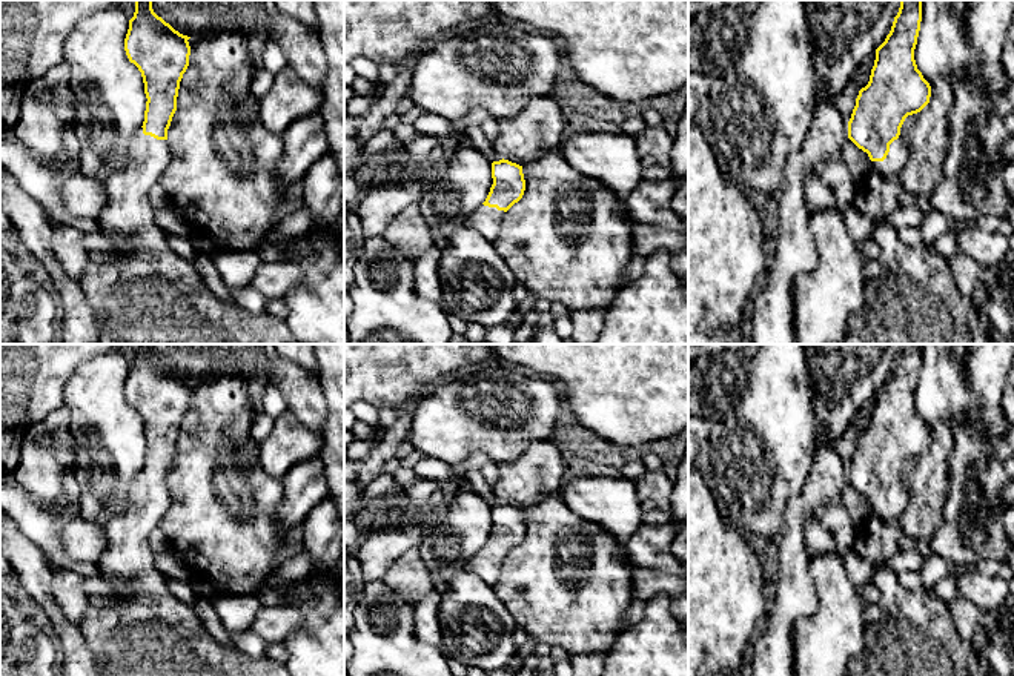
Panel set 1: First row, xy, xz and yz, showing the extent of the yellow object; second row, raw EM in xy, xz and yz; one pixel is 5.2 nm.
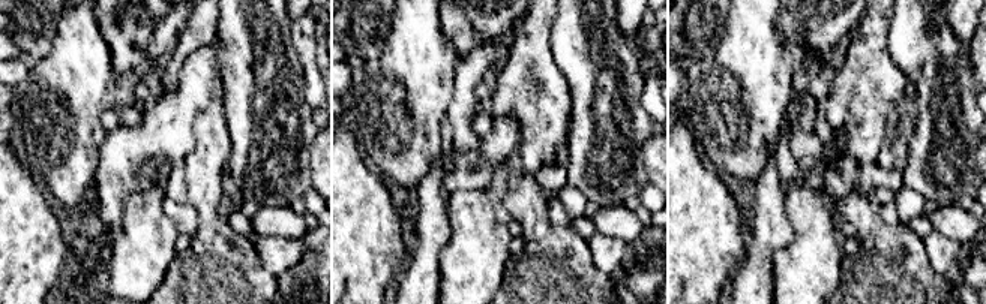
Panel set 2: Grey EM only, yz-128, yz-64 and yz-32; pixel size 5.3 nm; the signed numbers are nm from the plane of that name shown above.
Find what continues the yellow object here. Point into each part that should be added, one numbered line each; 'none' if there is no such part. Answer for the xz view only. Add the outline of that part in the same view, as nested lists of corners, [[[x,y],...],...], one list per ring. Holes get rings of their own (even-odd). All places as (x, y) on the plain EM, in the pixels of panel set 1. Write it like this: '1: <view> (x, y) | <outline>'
1: xz (484, 564) | [[[482,548],[464,564],[464,568],[470,573],[475,573],[479,579],[493,587],[501,576],[504,559],[504,555]]]

